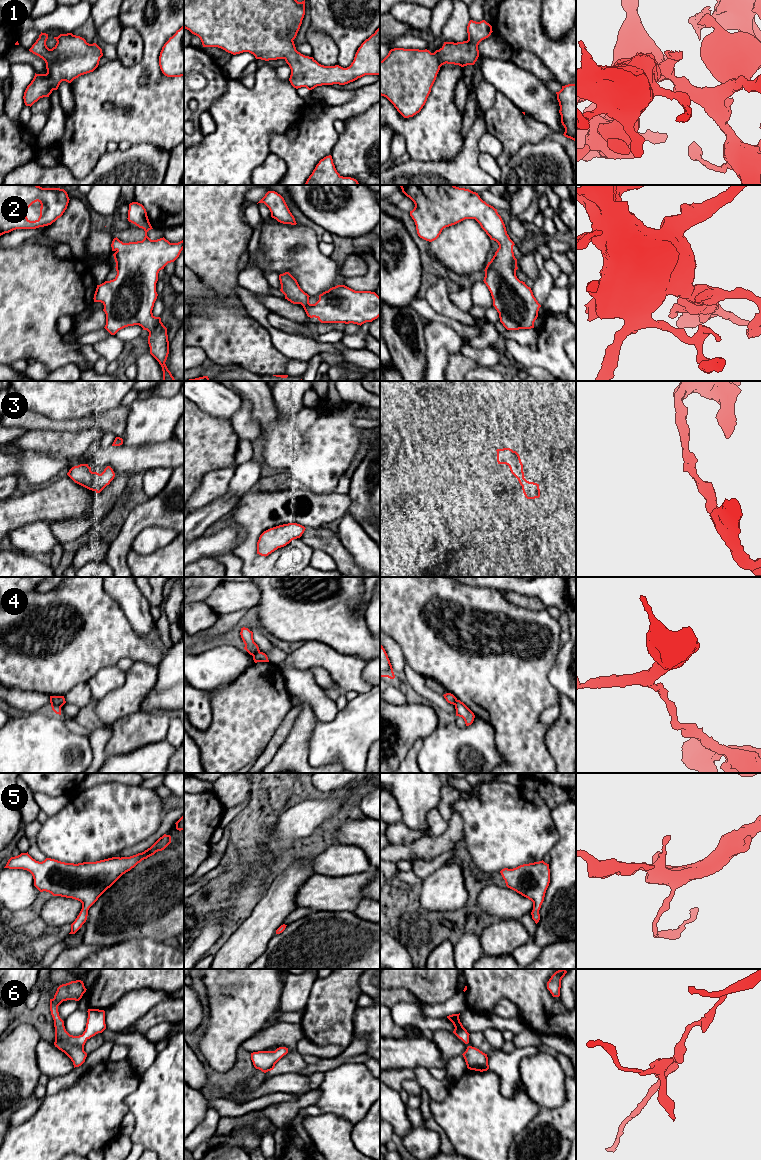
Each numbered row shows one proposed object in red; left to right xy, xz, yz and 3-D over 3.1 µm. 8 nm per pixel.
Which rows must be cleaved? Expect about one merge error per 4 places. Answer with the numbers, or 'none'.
4

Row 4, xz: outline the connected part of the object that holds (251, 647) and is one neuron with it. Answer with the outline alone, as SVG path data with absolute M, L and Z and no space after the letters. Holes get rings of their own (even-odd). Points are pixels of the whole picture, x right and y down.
M243 627L241 628L240 635L245 644L244 649L250 655L253 656L254 654L260 651L258 645L254 642L252 631L250 631L248 628Z

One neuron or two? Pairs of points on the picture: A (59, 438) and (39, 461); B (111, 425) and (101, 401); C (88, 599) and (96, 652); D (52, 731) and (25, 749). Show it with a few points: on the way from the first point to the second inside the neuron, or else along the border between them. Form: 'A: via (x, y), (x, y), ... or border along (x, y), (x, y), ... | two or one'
A: border along (24, 449), (48, 451), (52, 455), (70, 457) | two
B: border along (119, 405), (96, 415), (82, 416) | two
C: via (88, 612), (88, 639) | one
D: via (45, 738), (32, 749) | one

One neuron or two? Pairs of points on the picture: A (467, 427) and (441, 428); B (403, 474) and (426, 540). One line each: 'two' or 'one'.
A: one
B: two

